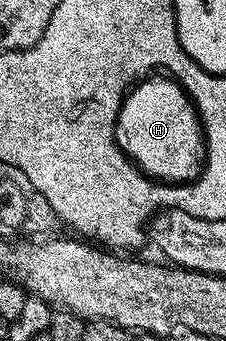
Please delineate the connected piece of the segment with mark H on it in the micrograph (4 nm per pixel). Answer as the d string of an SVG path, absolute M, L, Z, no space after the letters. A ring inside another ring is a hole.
M162 74L151 75L127 91L114 127L114 140L124 155L130 157L147 176L163 182L171 184L193 182L202 175L206 163L206 138L202 121L198 118L198 110L193 100L186 95L186 89L177 80Z

